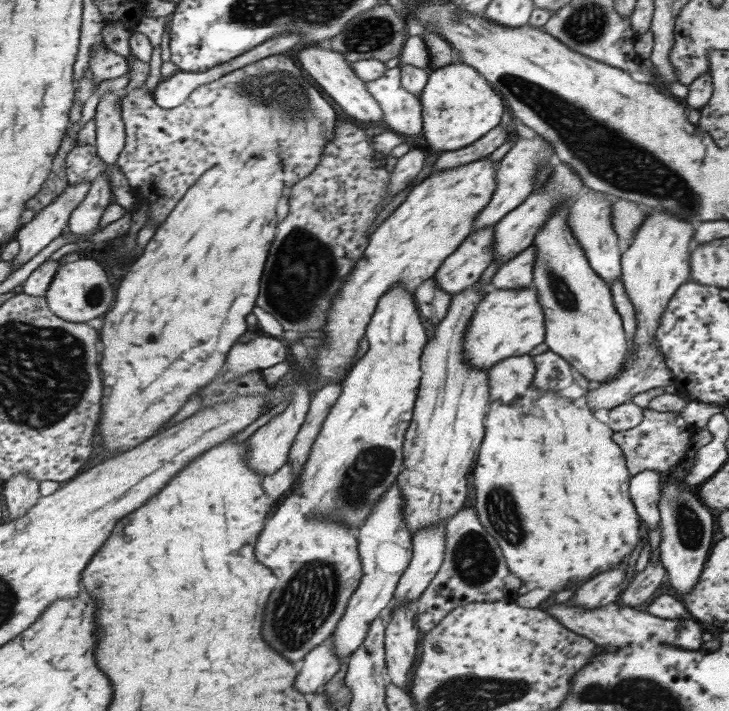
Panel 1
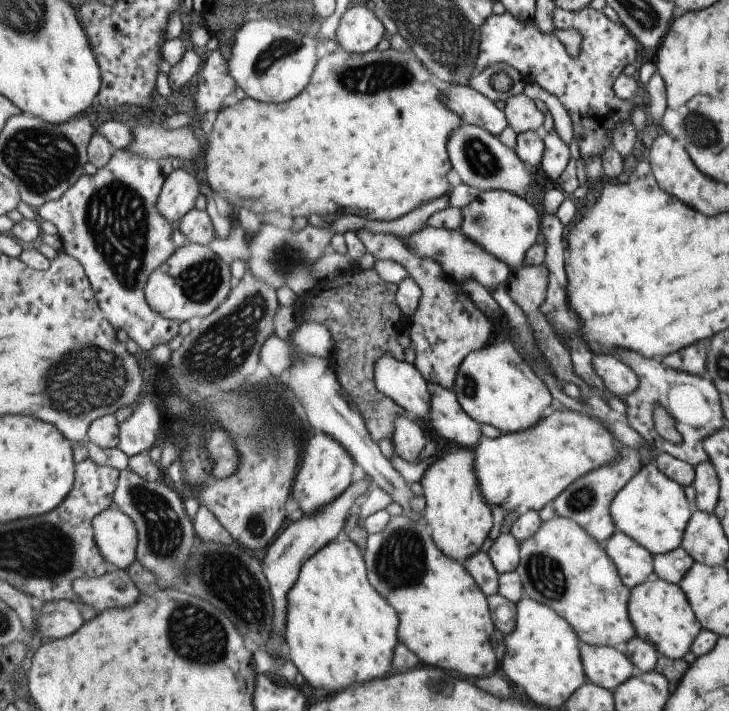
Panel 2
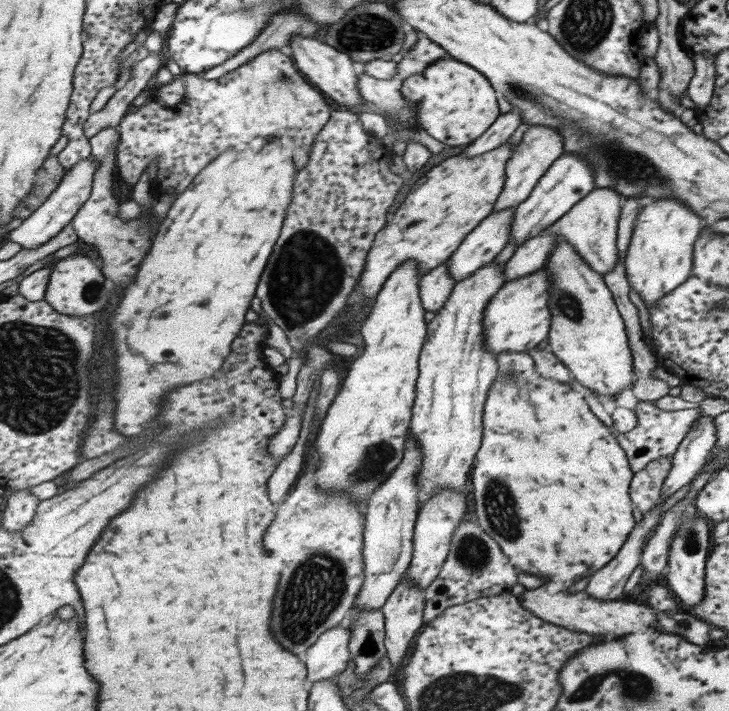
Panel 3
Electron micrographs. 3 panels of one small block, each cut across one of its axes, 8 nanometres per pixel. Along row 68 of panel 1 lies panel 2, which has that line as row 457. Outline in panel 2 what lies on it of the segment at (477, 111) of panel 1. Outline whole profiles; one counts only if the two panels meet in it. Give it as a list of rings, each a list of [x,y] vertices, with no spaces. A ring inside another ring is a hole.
[[[447,442],[441,447],[441,456],[425,471],[420,480],[427,500],[426,520],[431,526],[435,544],[449,558],[465,558],[483,548],[493,530],[493,512],[482,493],[476,471],[475,449]]]

